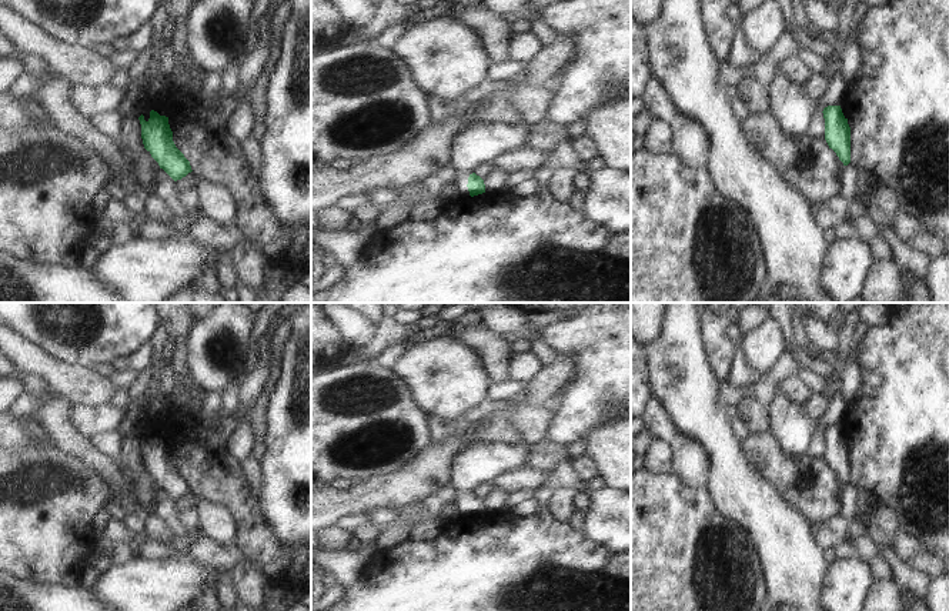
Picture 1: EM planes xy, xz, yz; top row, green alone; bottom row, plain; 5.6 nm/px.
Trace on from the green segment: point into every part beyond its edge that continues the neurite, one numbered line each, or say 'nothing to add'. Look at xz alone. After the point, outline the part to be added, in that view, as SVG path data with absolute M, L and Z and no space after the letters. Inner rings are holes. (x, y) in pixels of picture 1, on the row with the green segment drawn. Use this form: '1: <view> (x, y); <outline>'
1: xz (478, 144); M527 121L518 124L484 123L465 128L452 146L452 167L457 173L457 186L462 197L468 197L468 177L482 164L492 166L501 156L525 148L529 140L531 126Z

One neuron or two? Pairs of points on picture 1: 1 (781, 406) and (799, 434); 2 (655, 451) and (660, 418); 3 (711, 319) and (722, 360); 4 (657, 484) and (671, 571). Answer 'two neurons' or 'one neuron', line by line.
1: one neuron
2: two neurons
3: one neuron
4: one neuron

